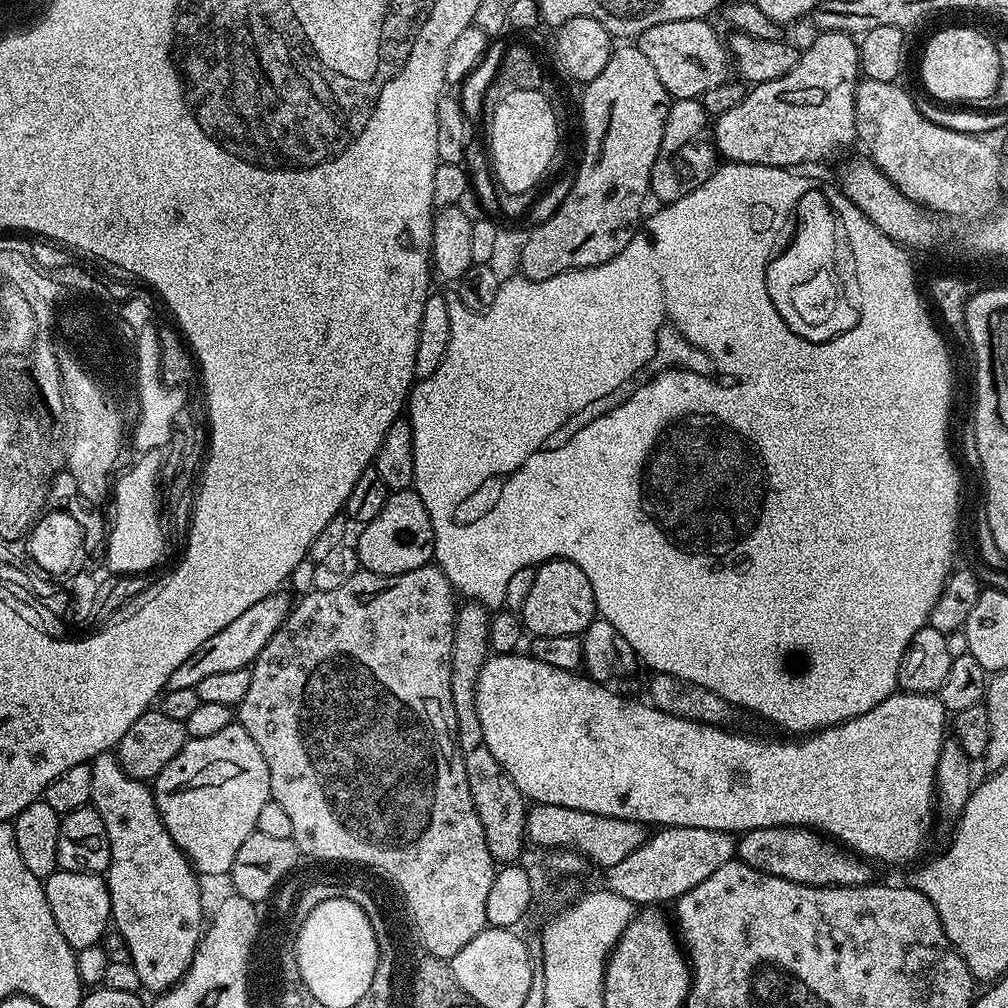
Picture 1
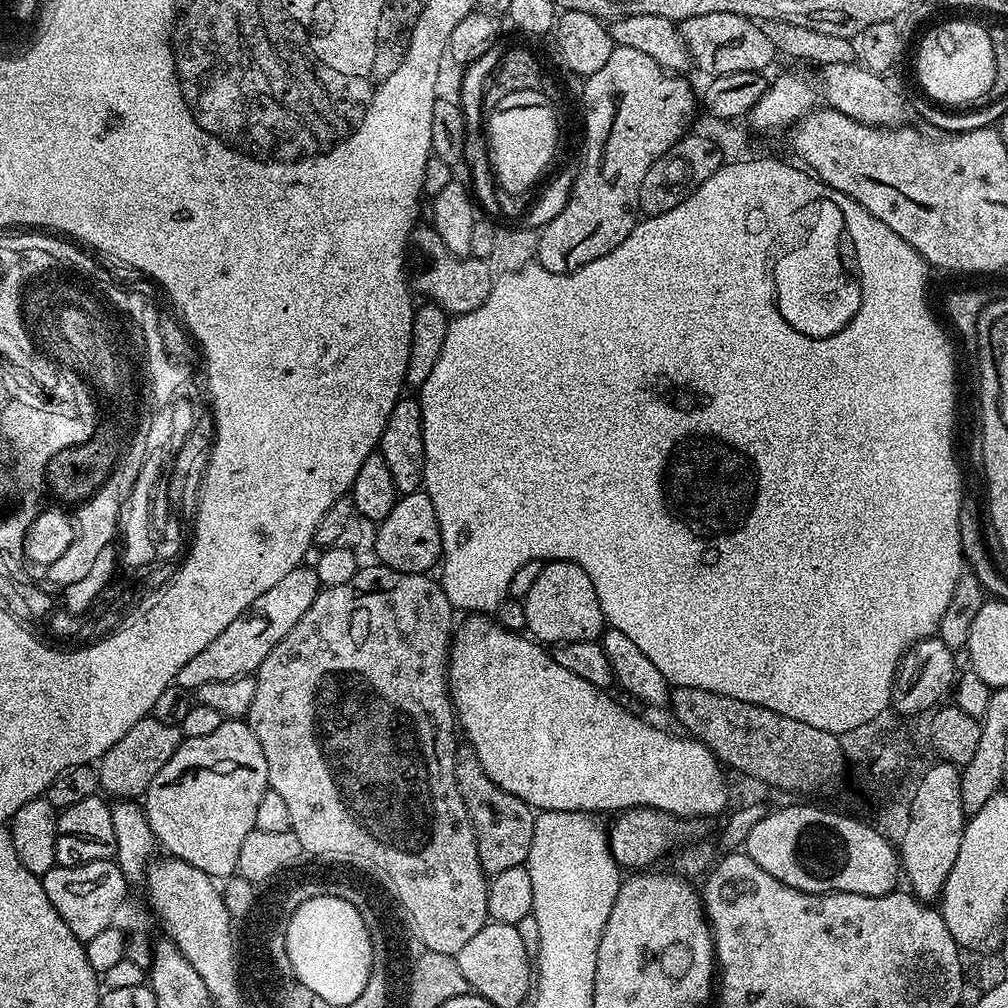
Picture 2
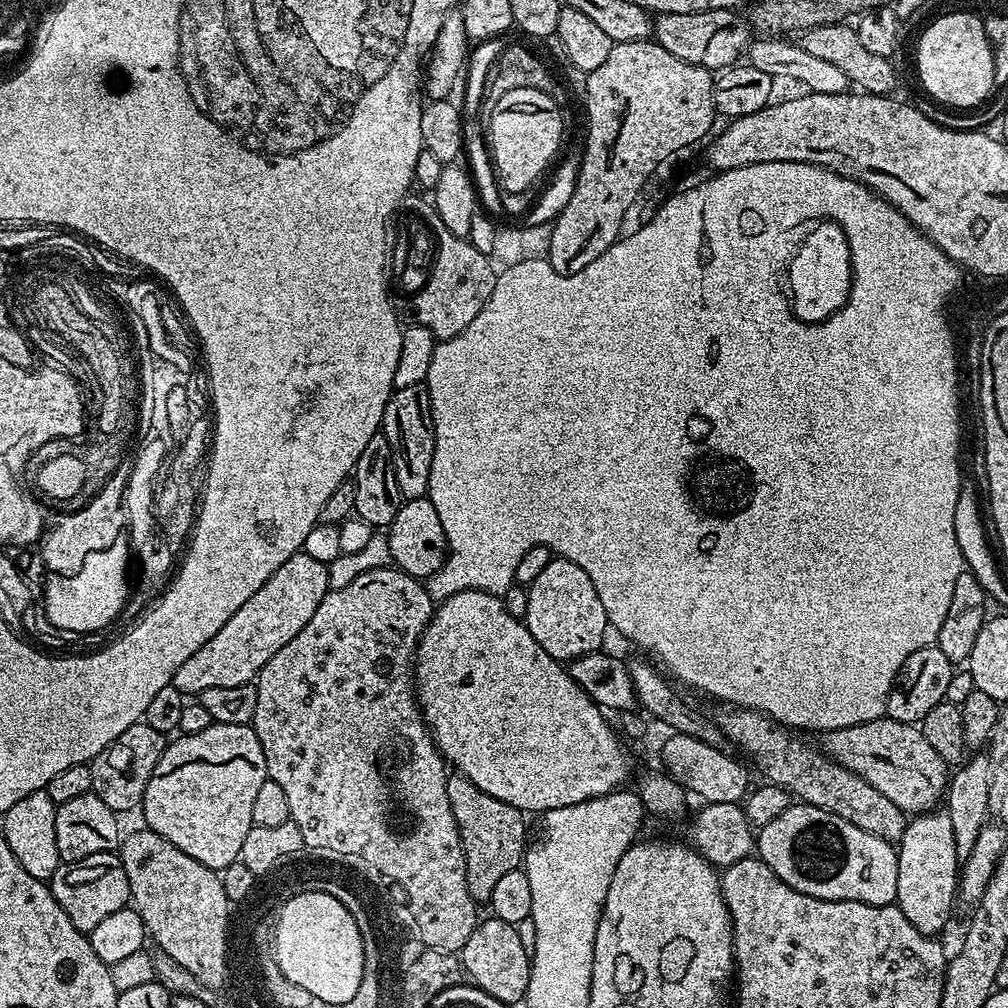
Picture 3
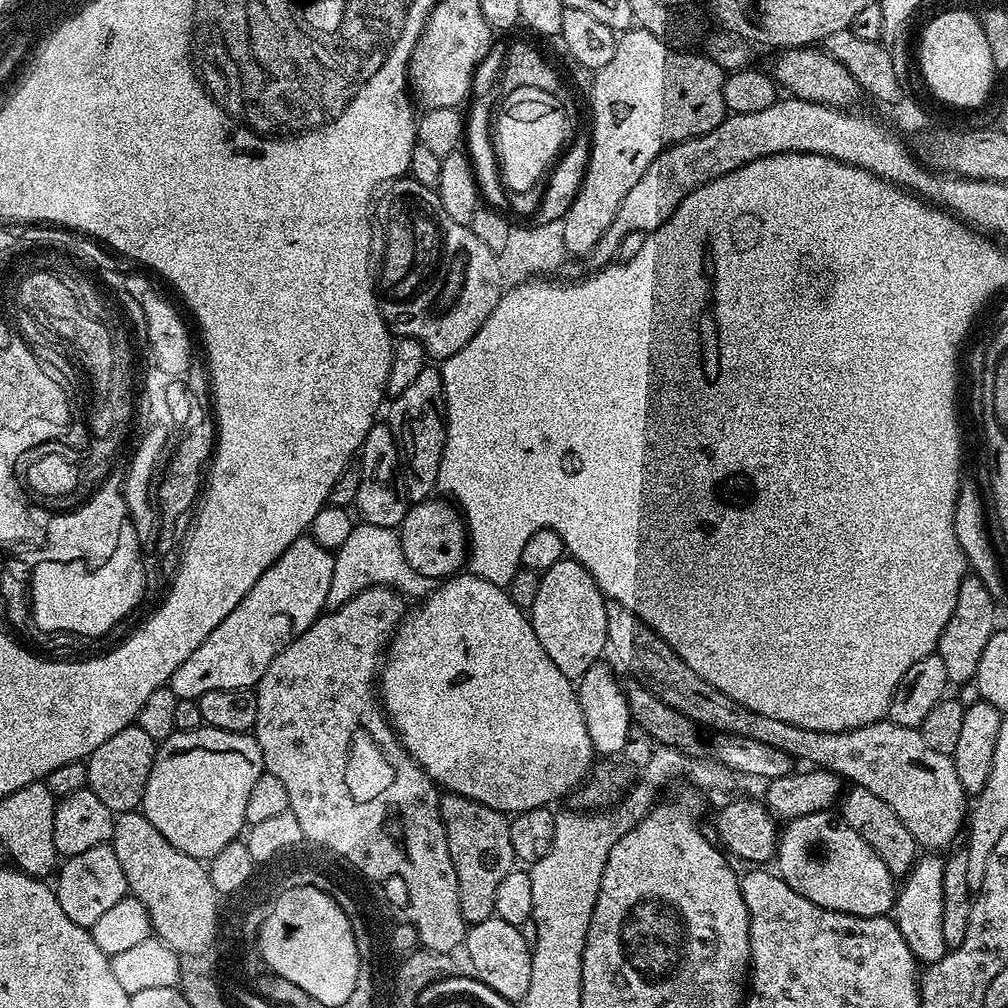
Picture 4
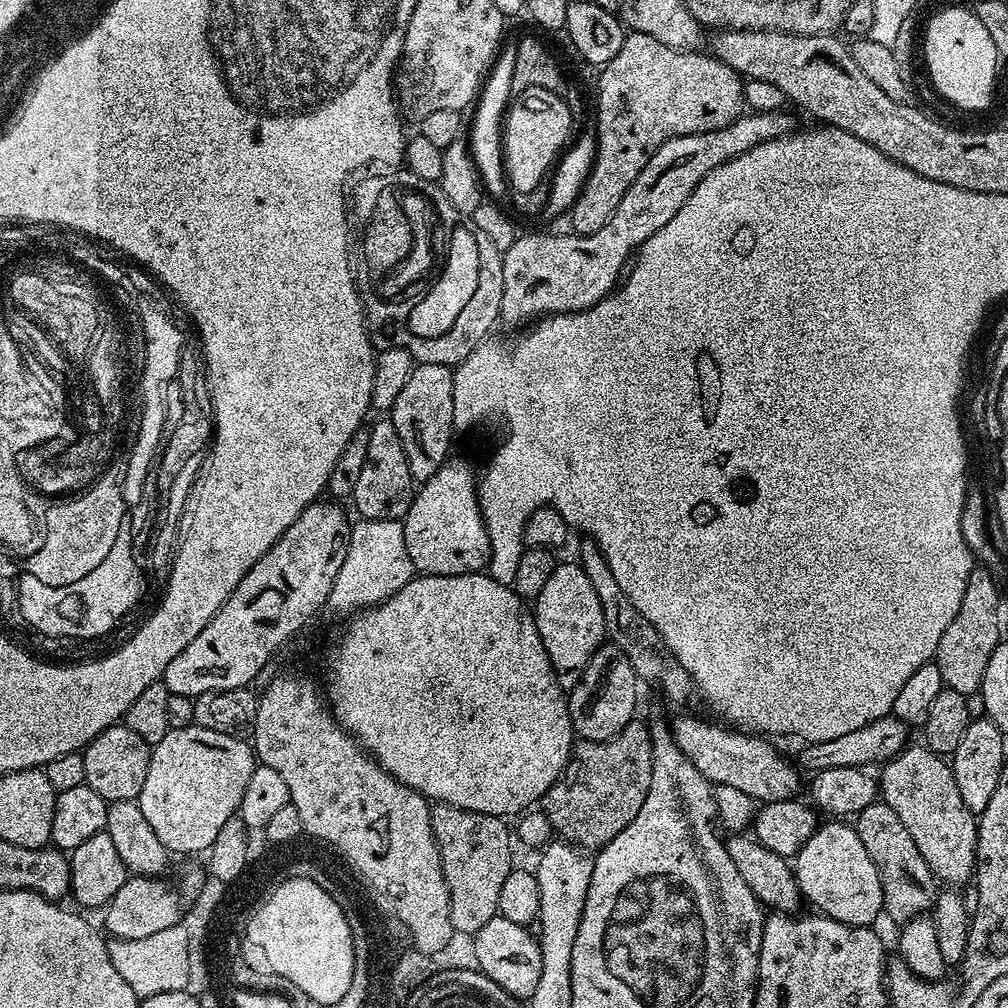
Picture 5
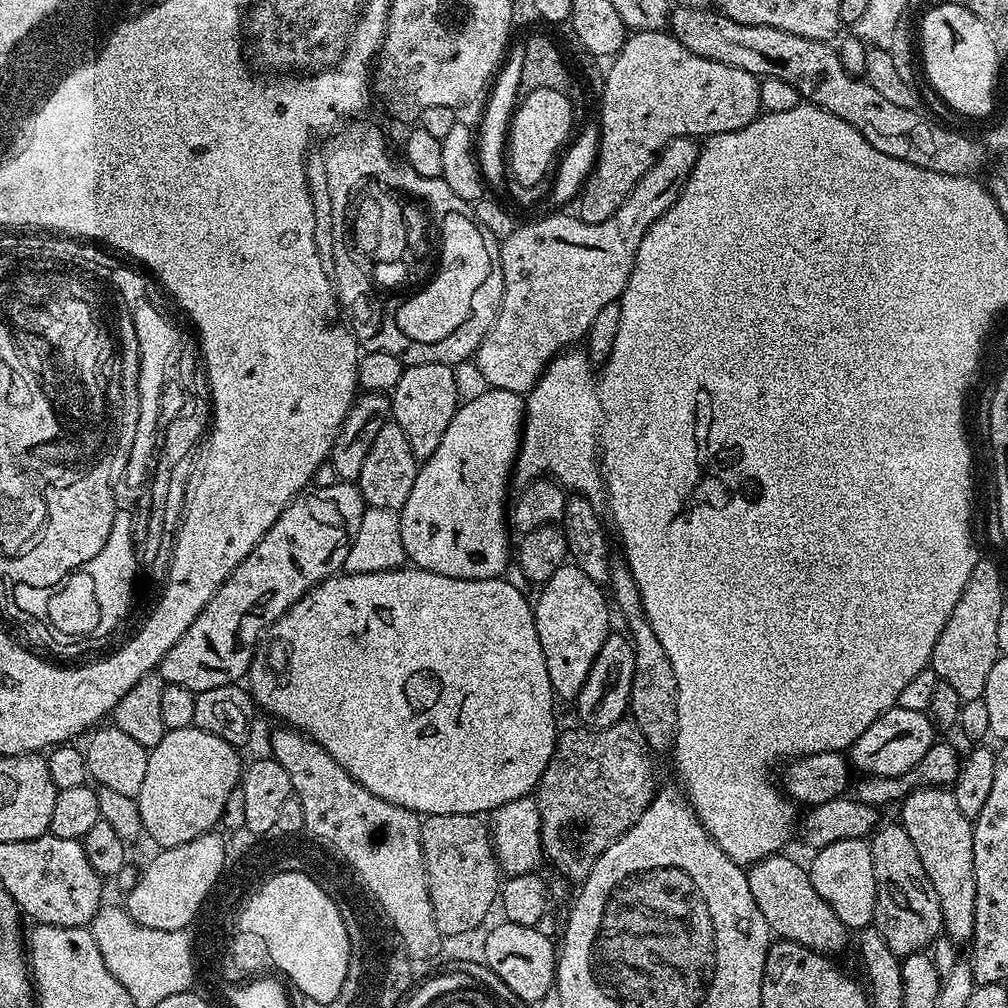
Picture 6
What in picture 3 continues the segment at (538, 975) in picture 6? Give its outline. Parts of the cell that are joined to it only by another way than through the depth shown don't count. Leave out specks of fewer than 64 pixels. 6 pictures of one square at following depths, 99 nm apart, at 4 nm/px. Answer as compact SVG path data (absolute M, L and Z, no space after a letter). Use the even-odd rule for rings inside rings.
M495 918L481 919L476 925L474 934L470 934L470 938L466 942L466 946L461 948L458 955L464 962L464 970L467 979L476 987L480 988L486 994L490 994L494 998L498 998L498 1002L502 1002L506 1006L512 1004L519 1005L523 1001L528 983L530 982L530 970L532 969L532 962L530 959L530 948L524 940L520 937L521 929L514 924L507 924Z

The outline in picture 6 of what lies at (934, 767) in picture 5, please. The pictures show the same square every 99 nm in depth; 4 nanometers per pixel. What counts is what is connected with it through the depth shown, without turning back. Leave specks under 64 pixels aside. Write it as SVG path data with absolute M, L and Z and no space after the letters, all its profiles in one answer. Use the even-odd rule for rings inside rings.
M917 786L904 797L899 808L899 823L914 841L918 858L922 858L922 866L926 866L926 875L940 899L943 933L957 946L967 945L974 934L976 921L973 821L958 810L958 802L947 787Z

